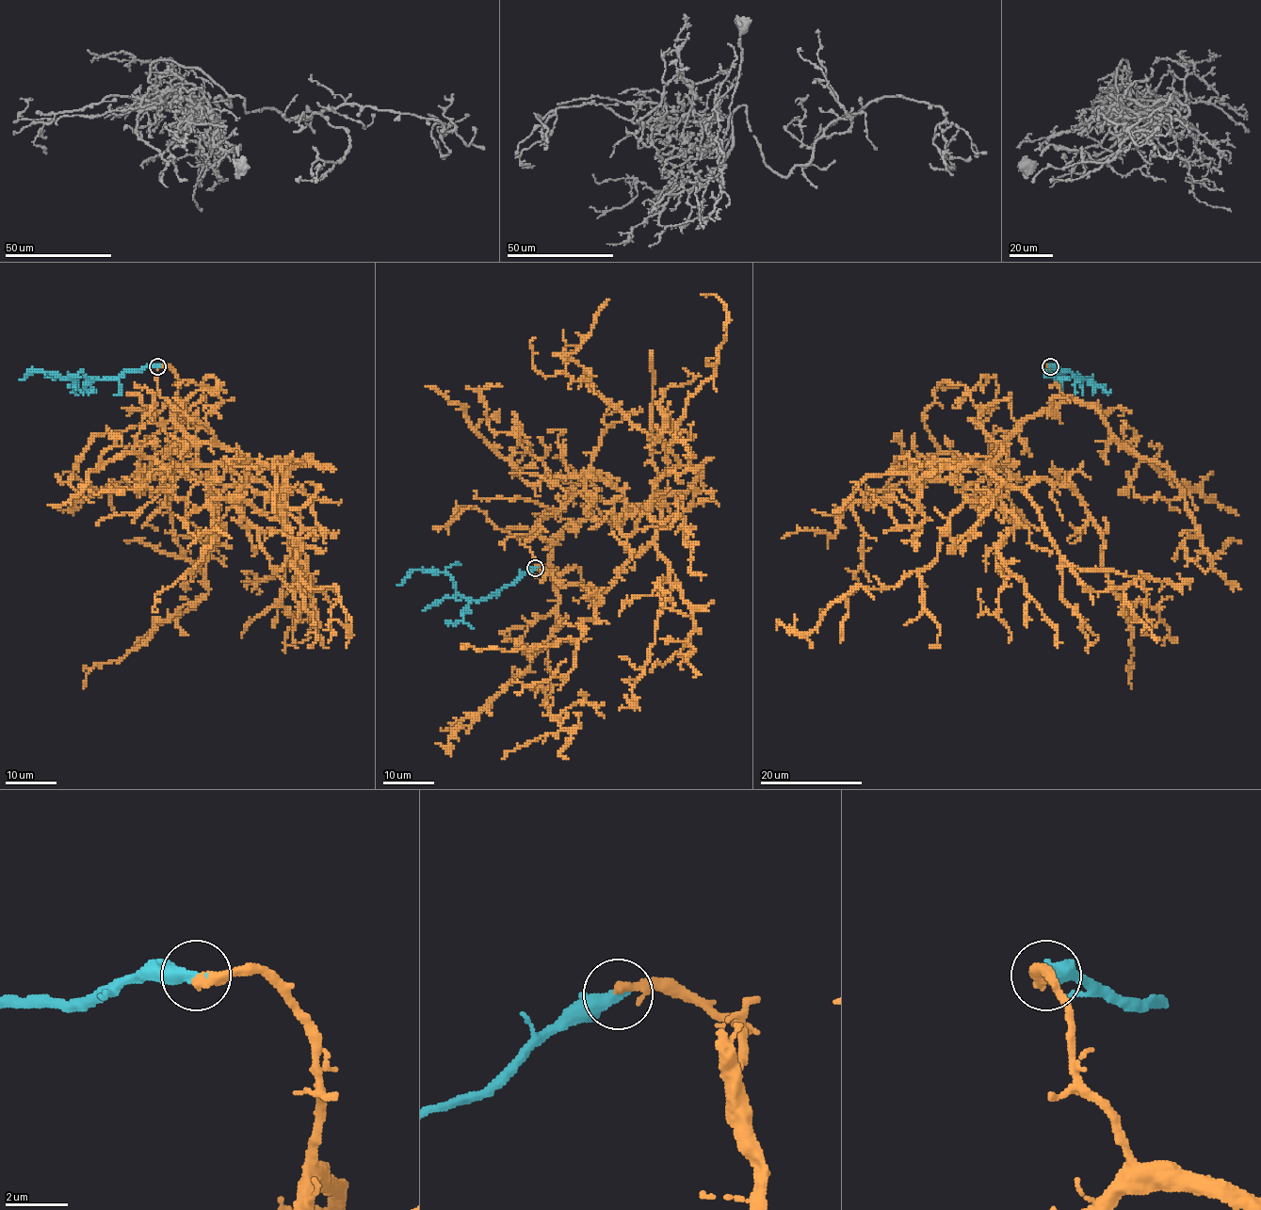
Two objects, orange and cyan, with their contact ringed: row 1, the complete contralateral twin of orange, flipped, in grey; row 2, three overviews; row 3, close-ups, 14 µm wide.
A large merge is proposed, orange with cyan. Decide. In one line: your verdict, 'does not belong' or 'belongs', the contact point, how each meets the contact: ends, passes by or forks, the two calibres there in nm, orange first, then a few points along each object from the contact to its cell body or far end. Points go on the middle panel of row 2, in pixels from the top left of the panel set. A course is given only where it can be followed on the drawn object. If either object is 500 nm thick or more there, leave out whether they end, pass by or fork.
belongs; at (535, 568); orange passes by; cyan ends there; 220 nm thick on the orange side, 440 nm on the other; orange runs (536, 567), (555, 580), (551, 542), (566, 527), (630, 507), (660, 513), (579, 637), (460, 648); cyan runs (536, 568), (529, 568), (514, 583), (476, 601), (461, 597), (447, 574), (412, 571), (397, 586)

